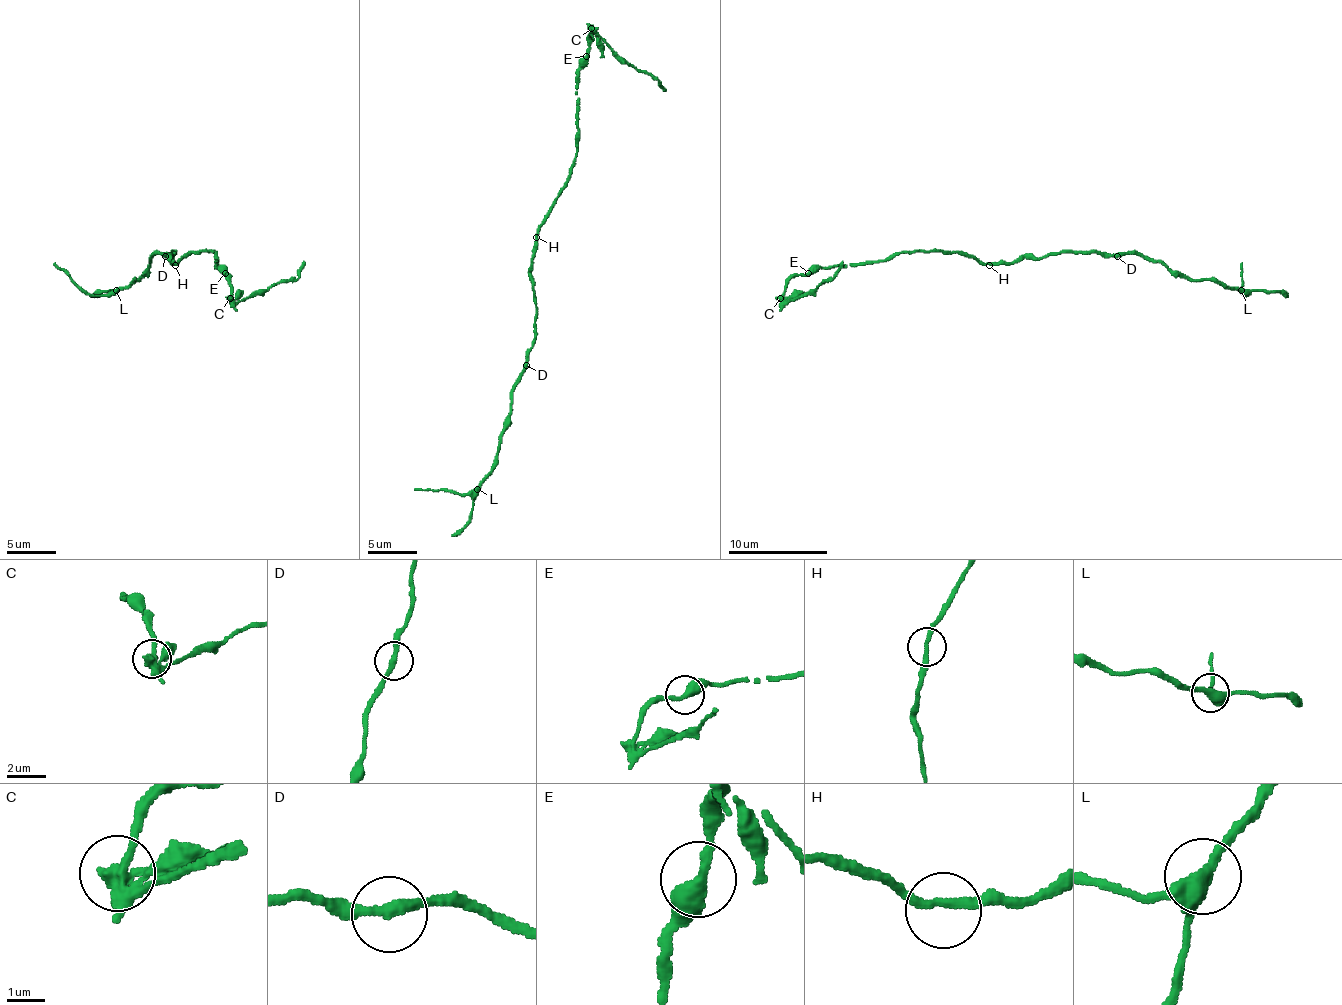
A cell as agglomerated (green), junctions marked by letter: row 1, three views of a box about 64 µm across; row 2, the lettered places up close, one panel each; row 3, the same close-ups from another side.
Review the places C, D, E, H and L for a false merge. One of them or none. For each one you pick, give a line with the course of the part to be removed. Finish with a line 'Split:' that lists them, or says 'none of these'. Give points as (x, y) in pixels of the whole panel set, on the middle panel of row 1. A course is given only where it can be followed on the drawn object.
C: course (591, 29), (620, 56), (655, 79), (665, 91)
Split: C

